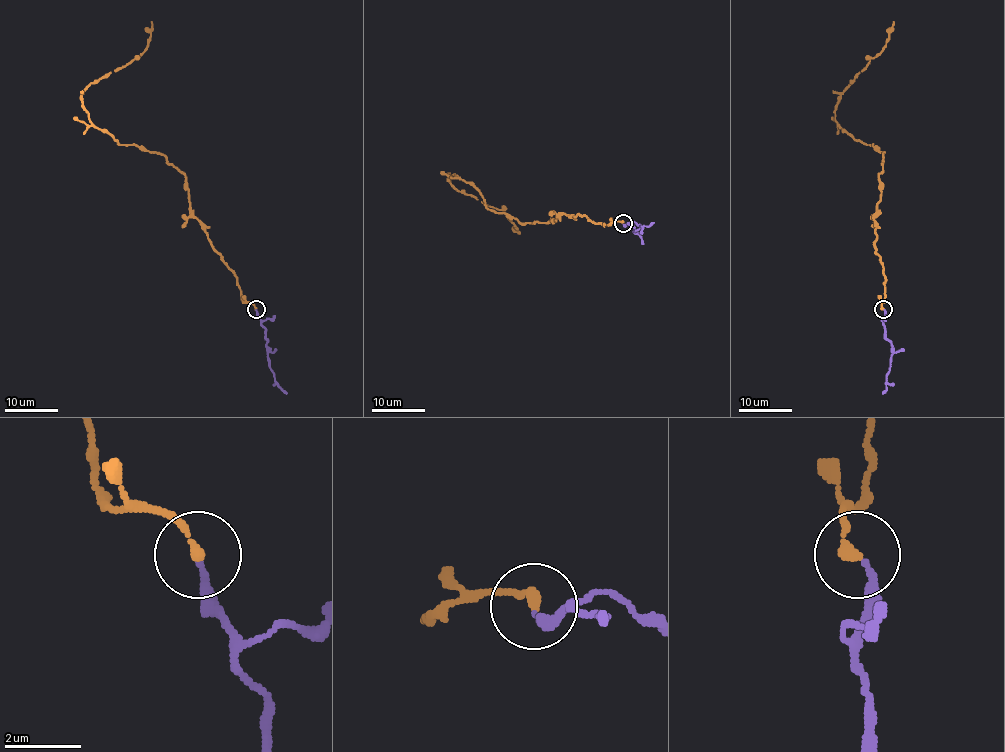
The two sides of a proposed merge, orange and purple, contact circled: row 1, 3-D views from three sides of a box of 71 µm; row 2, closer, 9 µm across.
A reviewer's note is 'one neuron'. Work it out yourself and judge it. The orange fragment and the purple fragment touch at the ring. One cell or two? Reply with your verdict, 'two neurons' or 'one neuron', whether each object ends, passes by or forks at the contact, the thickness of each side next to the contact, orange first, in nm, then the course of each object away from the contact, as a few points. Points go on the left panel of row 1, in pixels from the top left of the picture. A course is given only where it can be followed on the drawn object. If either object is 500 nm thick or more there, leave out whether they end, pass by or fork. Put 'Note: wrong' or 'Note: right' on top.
Note: right
one neuron; orange ends there; purple ends there; 260 nm thick on the orange side, 200 nm on the other; orange runs (256, 308), (190, 210), (186, 176), (163, 154), (121, 145), (84, 107), (91, 83), (145, 51), (151, 22); purple runs (256, 310), (260, 324), (265, 330), (268, 361), (274, 381), (286, 393)

